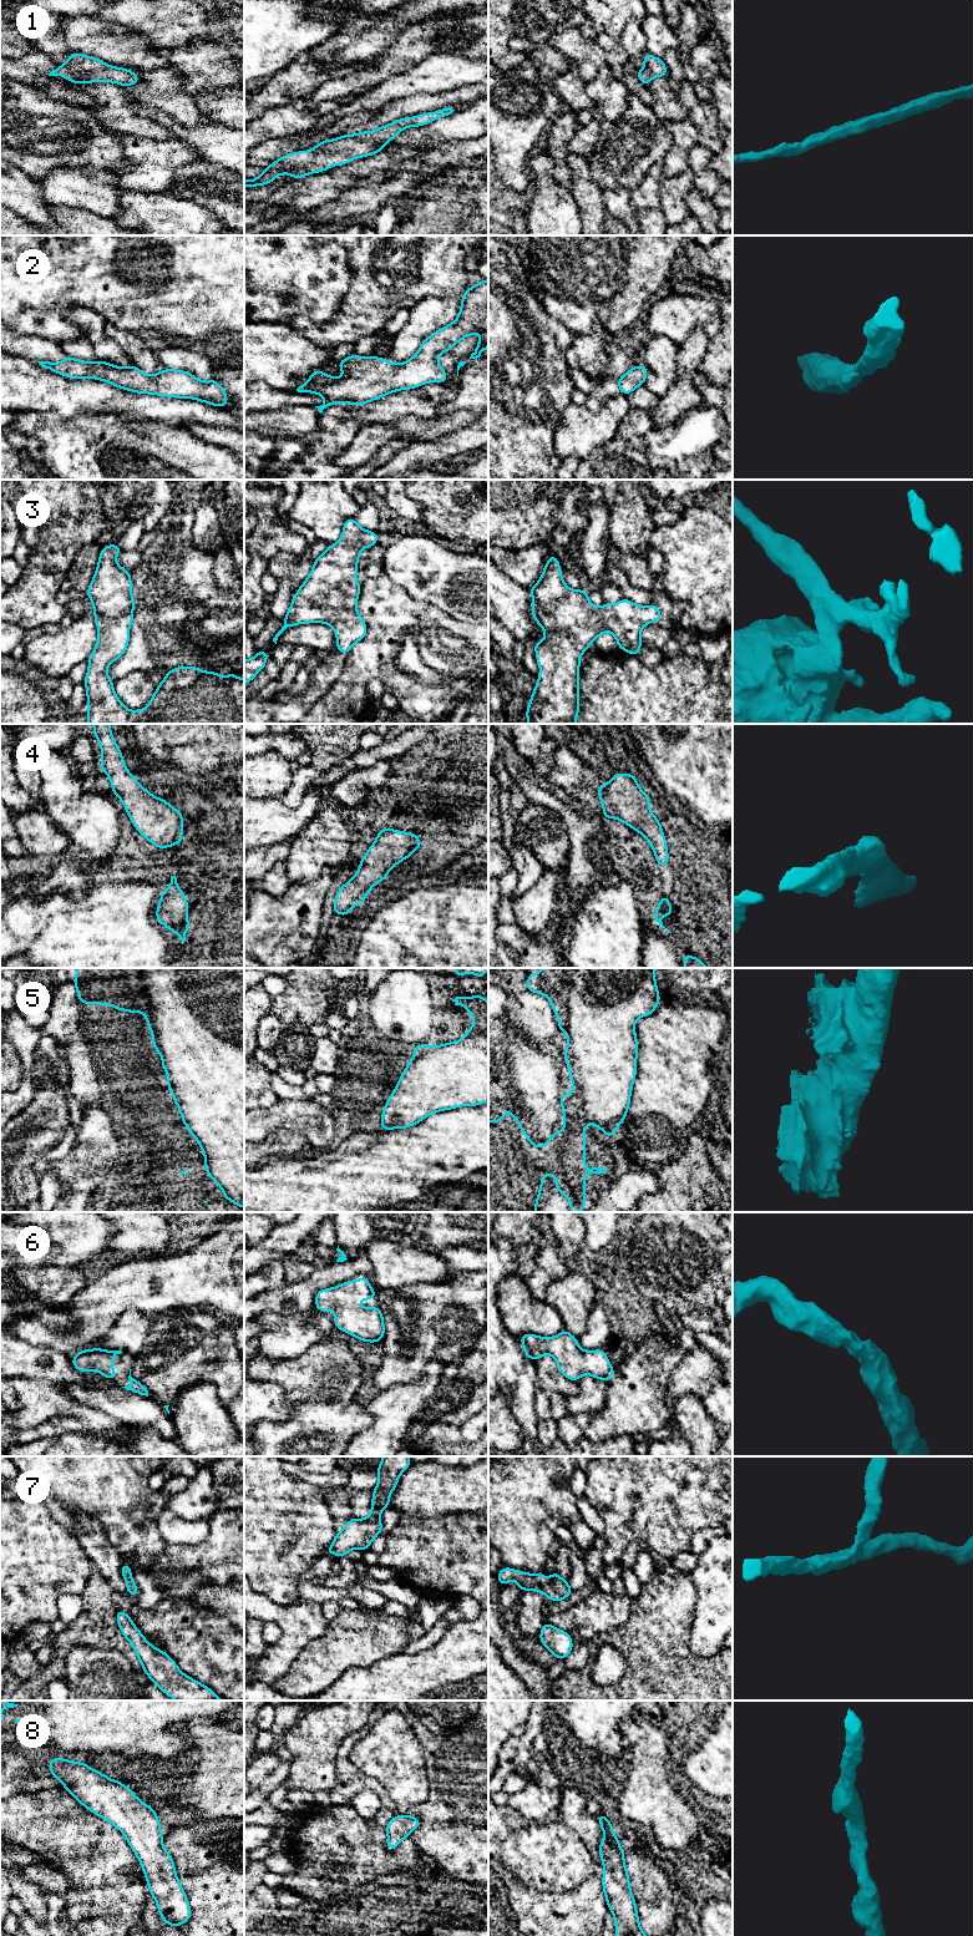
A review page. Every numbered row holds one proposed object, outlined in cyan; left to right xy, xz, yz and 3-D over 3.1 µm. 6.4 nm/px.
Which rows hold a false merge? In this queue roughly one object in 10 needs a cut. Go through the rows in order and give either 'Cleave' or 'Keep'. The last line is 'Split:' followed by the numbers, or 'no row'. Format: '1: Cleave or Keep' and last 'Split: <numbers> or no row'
1: Keep
2: Keep
3: Keep
4: Keep
5: Keep
6: Keep
7: Keep
8: Keep
Split: no row

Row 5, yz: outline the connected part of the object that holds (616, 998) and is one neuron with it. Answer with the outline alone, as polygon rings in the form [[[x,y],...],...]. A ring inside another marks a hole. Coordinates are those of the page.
[[[542,968],[538,973],[528,973],[528,980],[526,982],[526,989],[537,994],[544,994],[549,1000],[554,1014],[558,1018],[558,1029],[567,1034],[568,1045],[562,1053],[568,1066],[573,1090],[571,1093],[563,1093],[559,1096],[564,1130],[554,1131],[551,1139],[543,1142],[542,1147],[537,1147],[533,1141],[526,1135],[520,1120],[507,1108],[503,1109],[502,1120],[488,1120],[488,1212],[537,1212],[537,1203],[541,1196],[543,1177],[553,1174],[556,1176],[556,1190],[562,1192],[569,1201],[571,1212],[578,1212],[586,1210],[586,1176],[588,1174],[605,1174],[605,1167],[592,1167],[586,1170],[586,1126],[593,1124],[599,1130],[605,1132],[605,1137],[609,1139],[618,1130],[622,1121],[625,1120],[628,1108],[630,1105],[630,1095],[633,1091],[633,1083],[638,1071],[638,1040],[635,1034],[634,1023],[642,1018],[650,1015],[660,1003],[660,995],[655,982],[655,968]]]

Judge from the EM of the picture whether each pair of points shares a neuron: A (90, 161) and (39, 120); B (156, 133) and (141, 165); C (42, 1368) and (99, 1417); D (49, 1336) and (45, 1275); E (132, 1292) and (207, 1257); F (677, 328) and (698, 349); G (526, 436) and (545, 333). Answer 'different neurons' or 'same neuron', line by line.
A: same neuron
B: different neurons
C: different neurons
D: different neurons
E: same neuron
F: different neurons
G: same neuron

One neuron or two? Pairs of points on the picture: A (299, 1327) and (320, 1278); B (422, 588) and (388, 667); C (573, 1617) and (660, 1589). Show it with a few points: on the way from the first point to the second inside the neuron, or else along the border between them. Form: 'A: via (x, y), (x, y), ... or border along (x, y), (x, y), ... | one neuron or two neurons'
A: border along (315, 1308), (297, 1314), (278, 1314), (275, 1312) | two neurons
B: border along (394, 582), (415, 599), (434, 604), (444, 613) | two neurons
C: border along (633, 1600), (629, 1607), (629, 1617), (618, 1626) | two neurons

